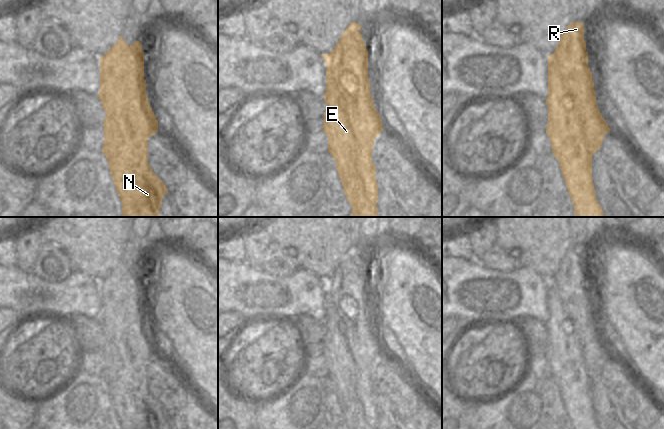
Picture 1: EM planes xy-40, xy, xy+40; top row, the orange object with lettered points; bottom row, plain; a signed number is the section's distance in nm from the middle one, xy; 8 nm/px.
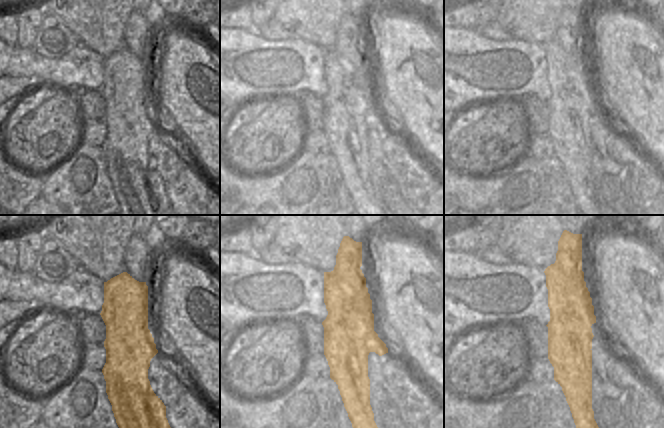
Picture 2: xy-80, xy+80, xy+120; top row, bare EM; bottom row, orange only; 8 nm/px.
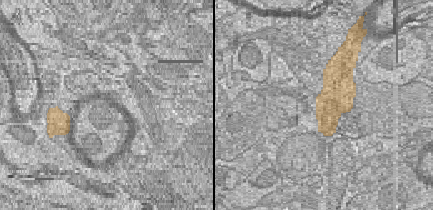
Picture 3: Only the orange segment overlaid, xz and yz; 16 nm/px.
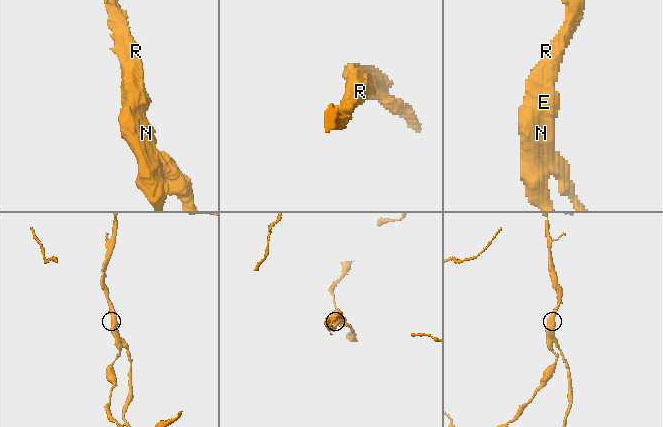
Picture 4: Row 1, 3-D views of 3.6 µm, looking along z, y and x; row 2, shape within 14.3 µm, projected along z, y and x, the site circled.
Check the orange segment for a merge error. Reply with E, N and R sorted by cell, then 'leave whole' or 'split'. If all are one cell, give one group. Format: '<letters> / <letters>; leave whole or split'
E / N R; split

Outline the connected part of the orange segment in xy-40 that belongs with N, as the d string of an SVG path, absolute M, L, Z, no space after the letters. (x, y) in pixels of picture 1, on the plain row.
M122 259L100 283L99 323L109 322L106 353L116 345L124 367L108 384L108 391L122 429L162 429L168 413L148 387L148 363L158 355L158 344L148 327L144 303L144 276L139 265L129 270Z

